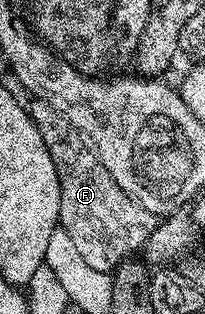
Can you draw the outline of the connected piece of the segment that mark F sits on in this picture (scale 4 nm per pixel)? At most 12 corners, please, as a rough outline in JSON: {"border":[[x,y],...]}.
{"border":[[56,109],[28,110],[59,177],[61,230],[113,272],[156,226]]}

